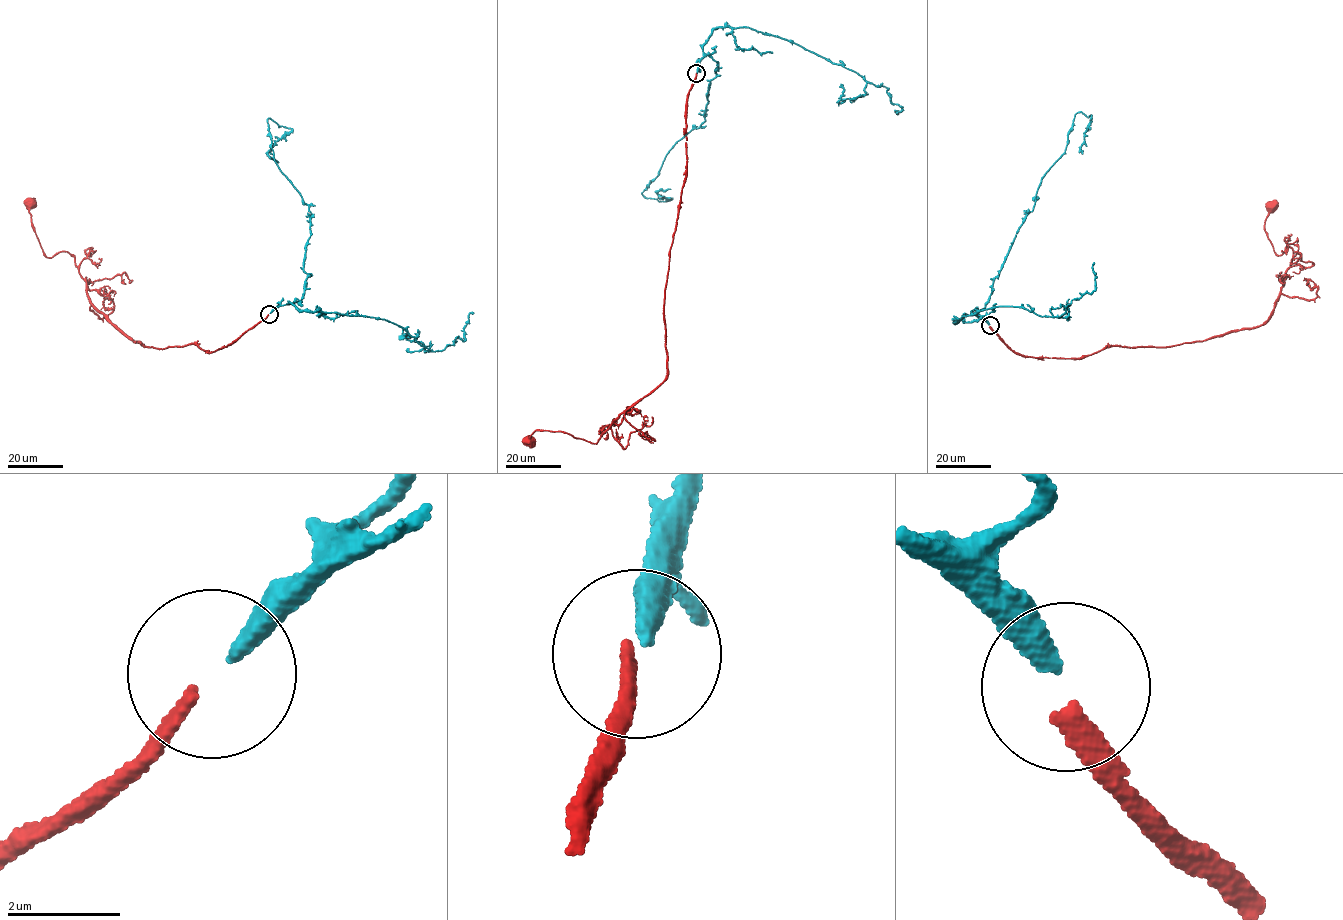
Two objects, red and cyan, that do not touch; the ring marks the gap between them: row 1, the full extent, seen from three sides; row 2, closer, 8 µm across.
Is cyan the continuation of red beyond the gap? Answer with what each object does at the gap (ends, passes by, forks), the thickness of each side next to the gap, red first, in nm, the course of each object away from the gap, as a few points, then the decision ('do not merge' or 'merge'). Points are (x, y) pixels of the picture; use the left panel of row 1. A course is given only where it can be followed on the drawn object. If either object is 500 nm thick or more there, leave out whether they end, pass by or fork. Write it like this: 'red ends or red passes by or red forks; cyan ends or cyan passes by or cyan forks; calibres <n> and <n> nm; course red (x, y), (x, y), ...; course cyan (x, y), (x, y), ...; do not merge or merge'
red ends; cyan ends; calibres 280 and 360 nm; course red (268, 314), (213, 352), (134, 343), (90, 302), (74, 257), (46, 257), (32, 201); course cyan (269, 313), (303, 295), (311, 215), (274, 156), (268, 118), (292, 129), (268, 152), (278, 163); do not merge

